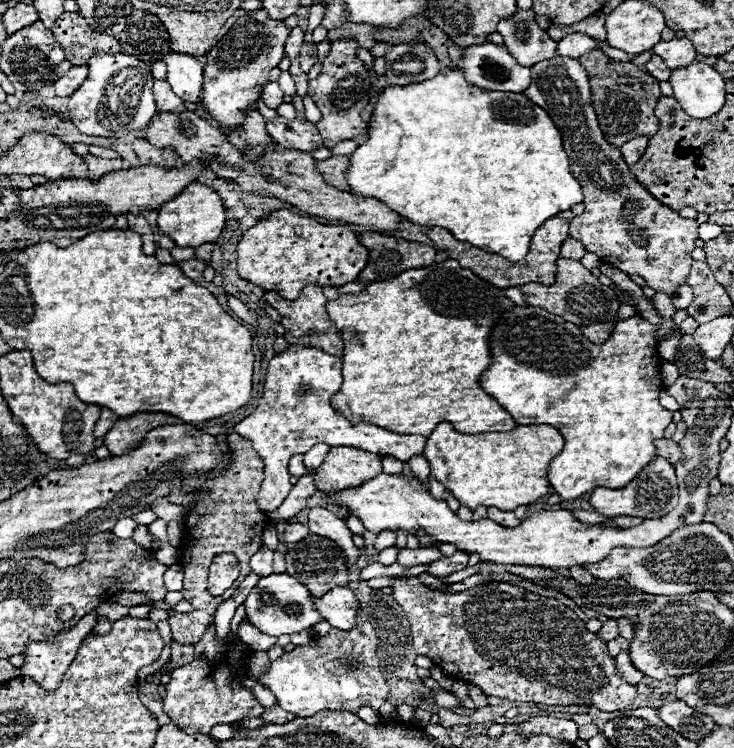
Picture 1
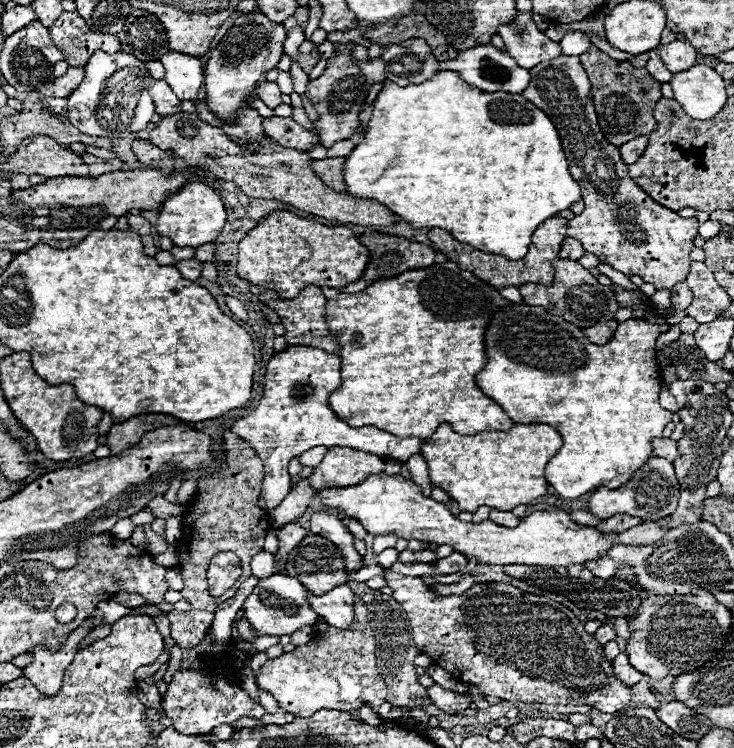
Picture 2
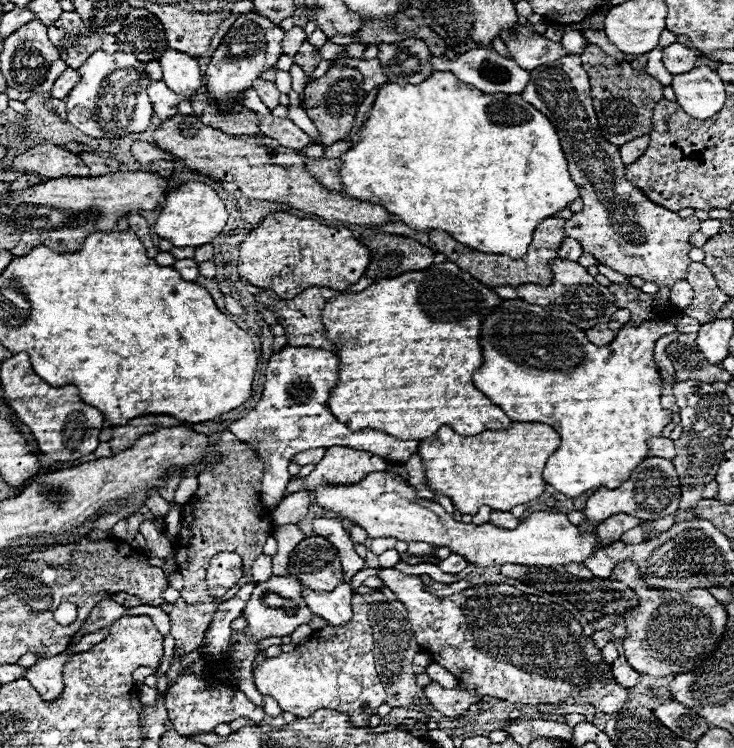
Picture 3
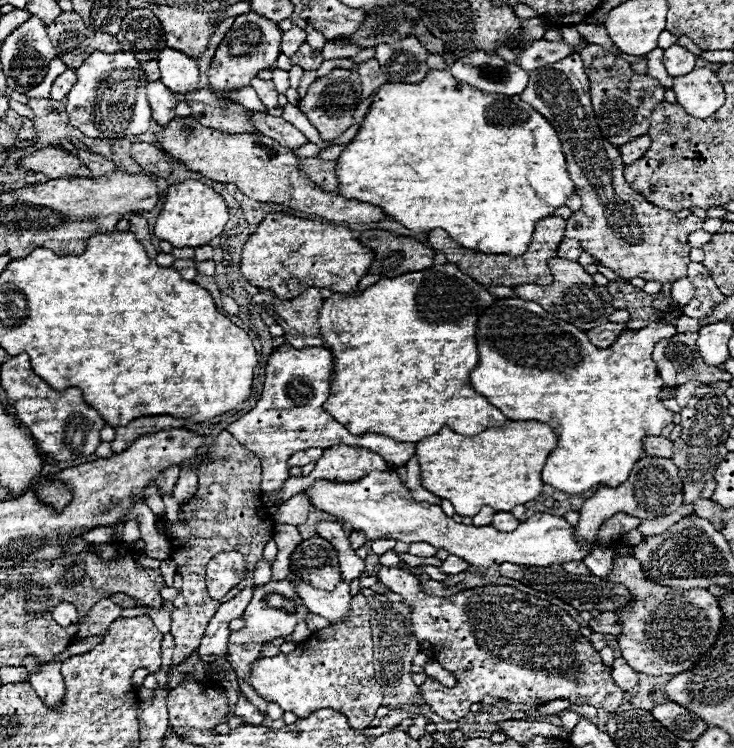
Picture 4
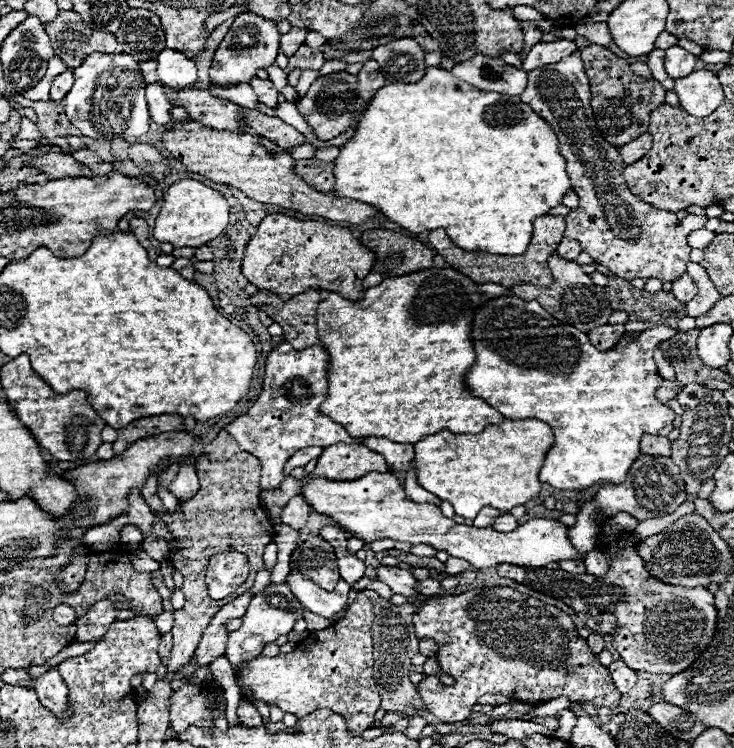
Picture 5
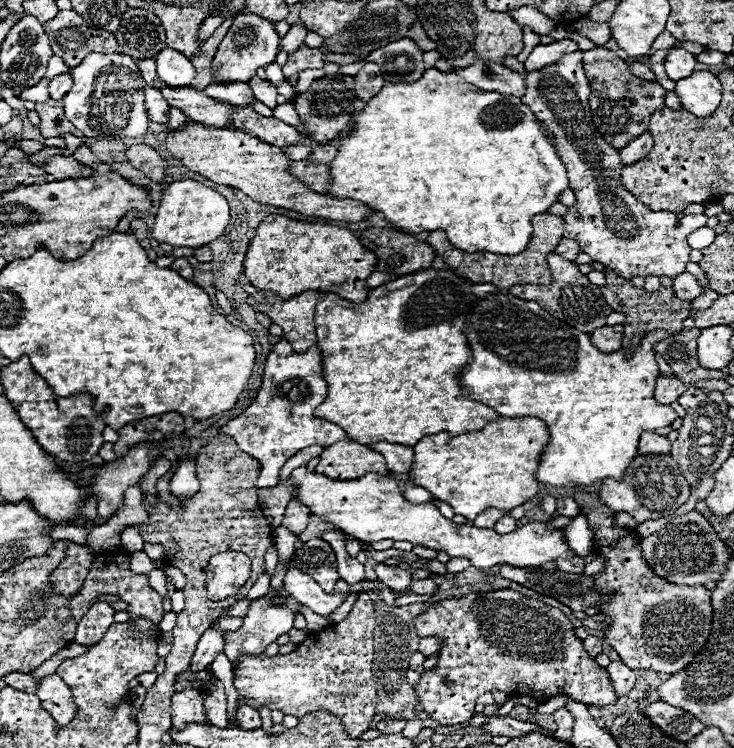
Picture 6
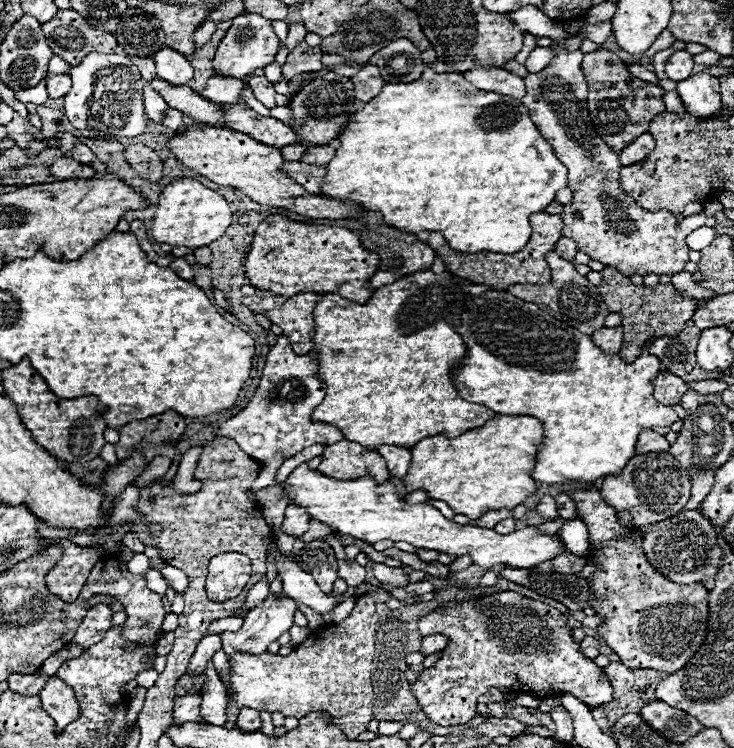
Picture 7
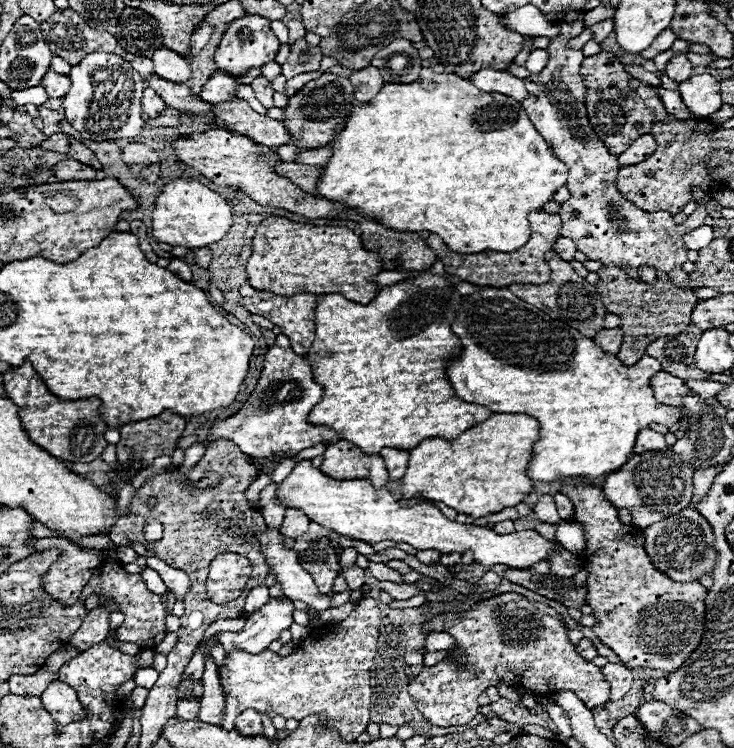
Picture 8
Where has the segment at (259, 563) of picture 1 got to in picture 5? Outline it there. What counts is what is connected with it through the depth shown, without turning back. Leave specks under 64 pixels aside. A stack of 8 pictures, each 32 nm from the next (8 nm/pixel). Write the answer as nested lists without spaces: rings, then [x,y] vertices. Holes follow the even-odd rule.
[[[264,566],[262,570],[258,570],[256,572],[256,580],[254,580],[254,586],[252,586],[252,594],[258,594],[258,592],[262,592],[262,588],[266,588],[270,584],[270,570]]]

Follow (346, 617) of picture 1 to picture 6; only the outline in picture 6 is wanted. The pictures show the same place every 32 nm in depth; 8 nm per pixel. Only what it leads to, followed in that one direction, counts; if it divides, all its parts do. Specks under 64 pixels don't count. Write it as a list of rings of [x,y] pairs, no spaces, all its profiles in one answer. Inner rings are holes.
[[[288,566],[288,572],[284,576],[284,586],[290,592],[290,596],[294,596],[300,604],[308,606],[312,612],[316,612],[320,616],[334,614],[346,600],[348,588],[350,588],[346,582],[342,582],[338,586],[338,592],[328,594],[308,574],[302,574],[294,566]]]

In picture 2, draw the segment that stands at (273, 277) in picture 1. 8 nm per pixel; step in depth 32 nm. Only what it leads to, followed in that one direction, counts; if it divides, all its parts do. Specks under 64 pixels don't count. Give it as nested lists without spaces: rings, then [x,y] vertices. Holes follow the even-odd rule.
[[[278,210],[260,220],[238,242],[238,276],[266,290],[276,290],[280,298],[292,300],[310,284],[344,288],[346,284],[356,282],[362,276],[368,258],[366,246],[356,240],[350,228],[322,226],[316,220]]]

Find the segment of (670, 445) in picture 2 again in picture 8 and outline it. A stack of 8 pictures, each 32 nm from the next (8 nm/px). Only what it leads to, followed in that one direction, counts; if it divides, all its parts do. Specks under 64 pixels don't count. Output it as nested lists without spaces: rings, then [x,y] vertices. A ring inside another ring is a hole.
[[[650,428],[646,430],[640,430],[638,432],[638,440],[636,440],[636,446],[634,446],[634,454],[642,454],[642,452],[648,452],[648,450],[666,450],[668,444],[664,440],[664,434],[658,434]]]

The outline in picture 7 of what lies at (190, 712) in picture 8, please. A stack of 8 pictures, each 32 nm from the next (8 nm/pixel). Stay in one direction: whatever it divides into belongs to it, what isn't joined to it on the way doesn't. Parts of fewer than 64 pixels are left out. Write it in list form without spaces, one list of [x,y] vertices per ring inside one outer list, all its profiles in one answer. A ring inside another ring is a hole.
[[[188,692],[184,696],[174,698],[174,724],[182,726],[182,722],[204,722],[200,716],[202,696],[196,692]]]

